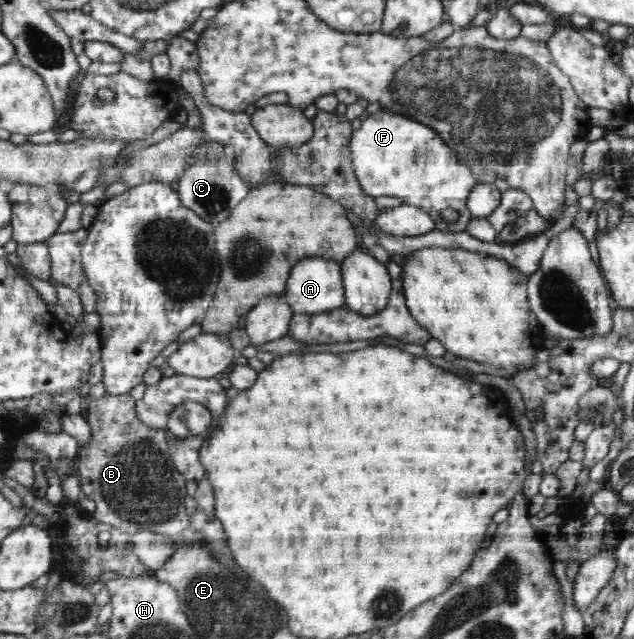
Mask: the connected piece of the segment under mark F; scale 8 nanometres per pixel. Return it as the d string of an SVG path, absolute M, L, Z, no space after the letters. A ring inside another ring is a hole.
M378 110L370 114L359 129L353 131L351 138L352 167L364 193L373 198L387 195L401 199L401 203L420 207L432 217L436 230L464 231L472 219L468 210L467 197L477 177L471 169L458 160L452 149L432 128L406 116L390 111ZM445 209L460 212L454 223L442 219L440 213Z

